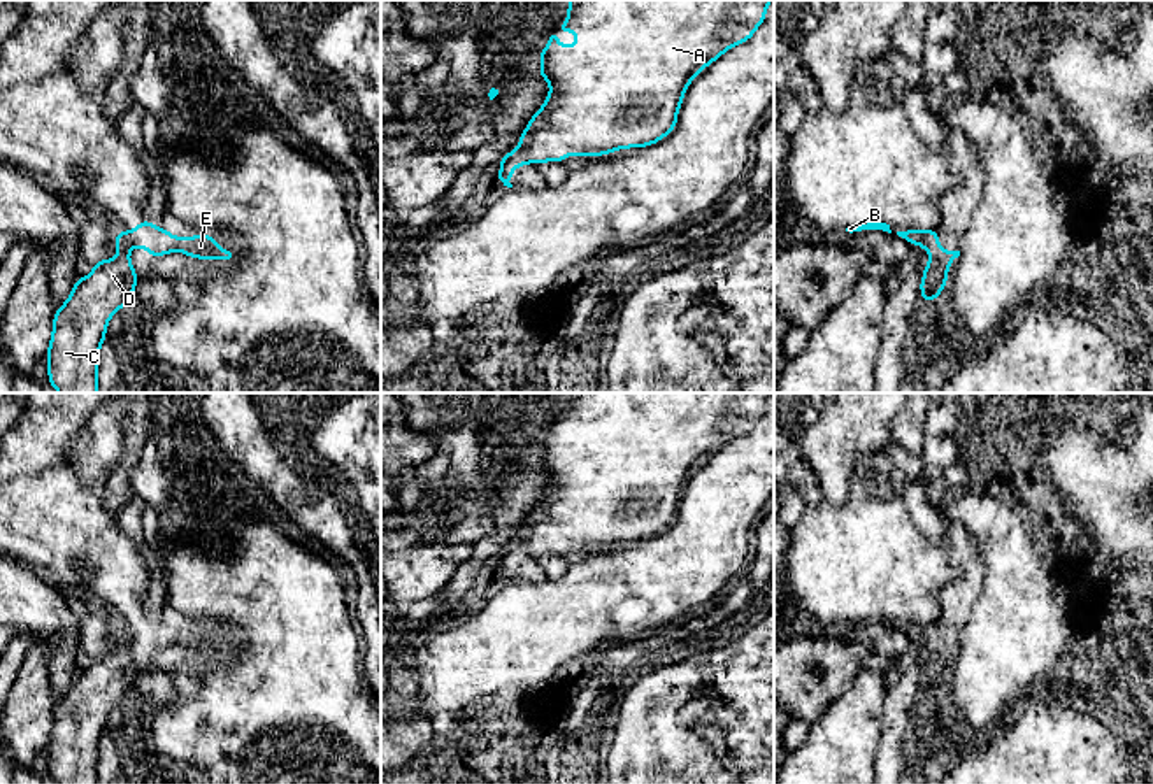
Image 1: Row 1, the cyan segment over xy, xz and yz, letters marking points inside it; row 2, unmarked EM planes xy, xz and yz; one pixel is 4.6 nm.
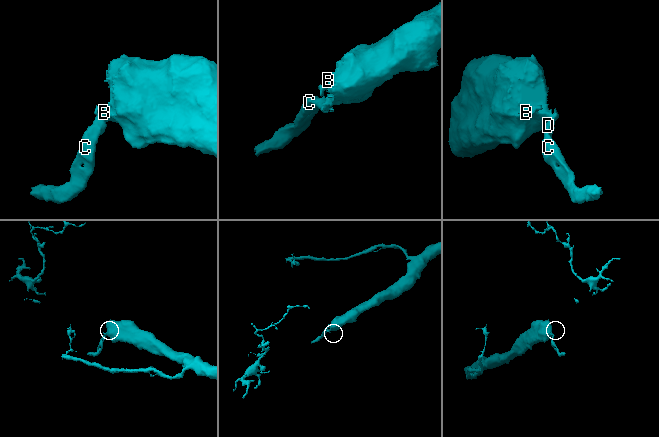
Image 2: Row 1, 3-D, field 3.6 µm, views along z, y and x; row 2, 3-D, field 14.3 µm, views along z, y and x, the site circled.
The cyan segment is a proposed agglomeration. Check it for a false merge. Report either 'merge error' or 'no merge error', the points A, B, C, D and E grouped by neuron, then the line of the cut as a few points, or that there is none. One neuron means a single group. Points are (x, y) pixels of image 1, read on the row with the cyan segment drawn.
merge error; A B E / C D; cut in yz along (936, 230), (923, 248)

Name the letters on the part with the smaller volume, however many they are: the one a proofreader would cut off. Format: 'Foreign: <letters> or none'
Foreign: C, D

